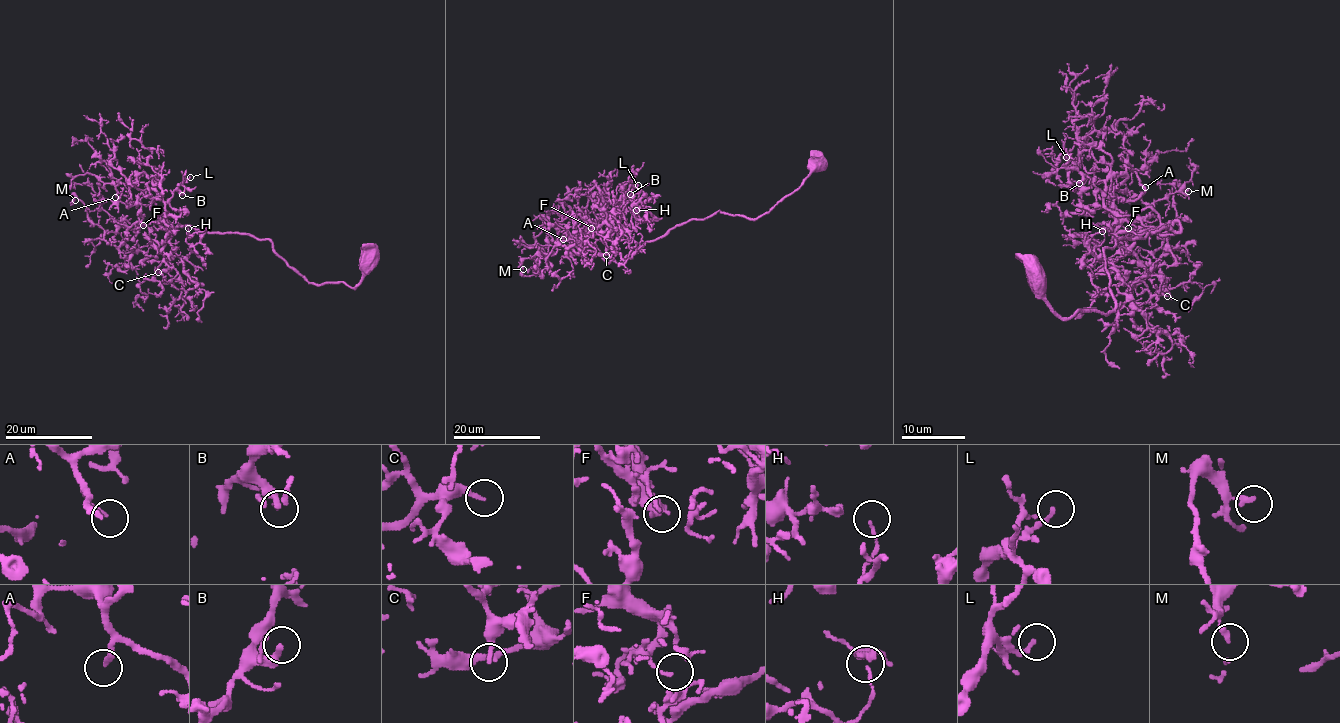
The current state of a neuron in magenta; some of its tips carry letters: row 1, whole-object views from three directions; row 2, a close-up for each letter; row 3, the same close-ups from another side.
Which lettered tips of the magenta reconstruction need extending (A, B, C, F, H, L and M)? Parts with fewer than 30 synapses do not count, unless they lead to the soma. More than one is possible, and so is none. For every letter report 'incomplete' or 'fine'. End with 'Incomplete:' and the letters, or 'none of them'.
A: fine
B: fine
C: incomplete
F: fine
H: fine
L: fine
M: fine
Incomplete: C

